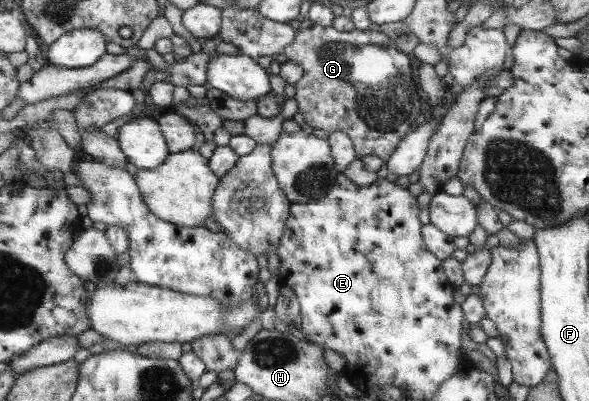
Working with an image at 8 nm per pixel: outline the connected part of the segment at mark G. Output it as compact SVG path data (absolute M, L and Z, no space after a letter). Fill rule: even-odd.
M302 19L300 26L296 28L296 36L290 45L282 50L288 61L295 62L303 70L302 76L293 84L295 87L294 99L297 108L304 117L304 123L312 129L322 130L330 135L334 132L344 132L354 148L355 159L361 160L368 154L379 157L382 162L397 149L396 144L401 143L406 132L410 130L410 124L414 124L416 114L420 115L422 108L408 108L412 104L412 98L420 100L416 92L414 80L410 82L410 60L406 54L398 52L396 48L380 48L380 46L356 46L336 40L324 40L326 34L332 36L331 26L318 26L311 20ZM400 92L406 92L406 104L400 102Z

